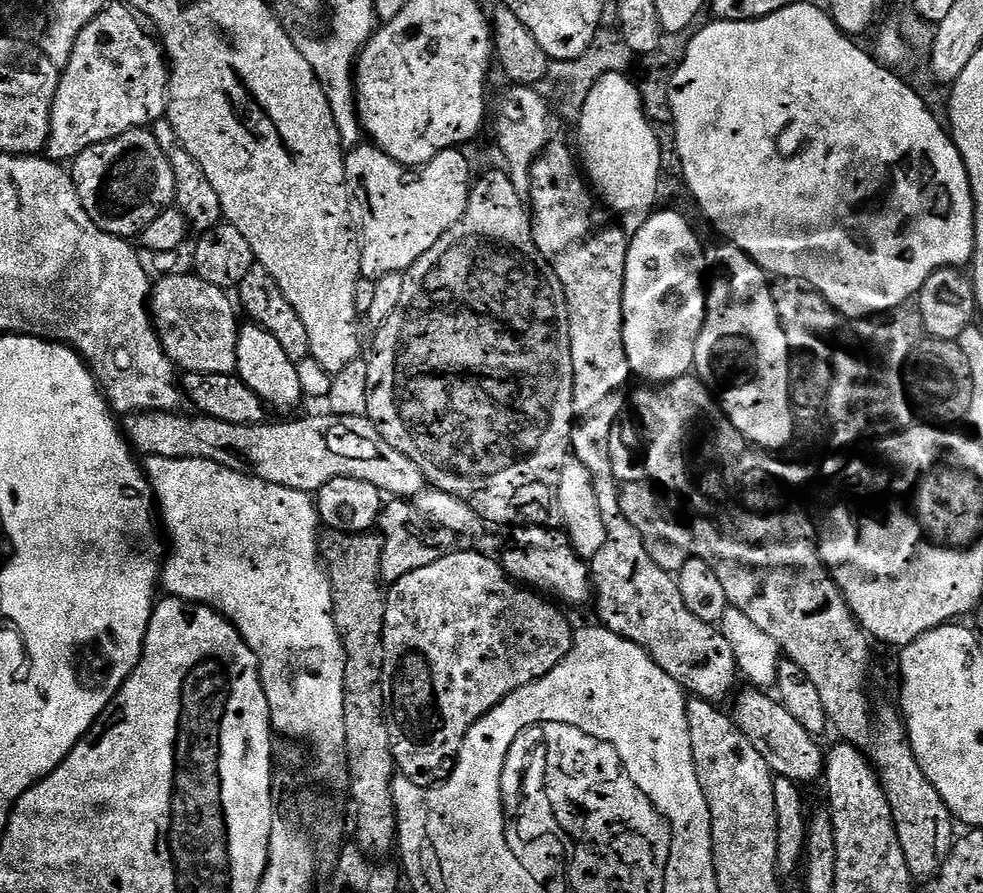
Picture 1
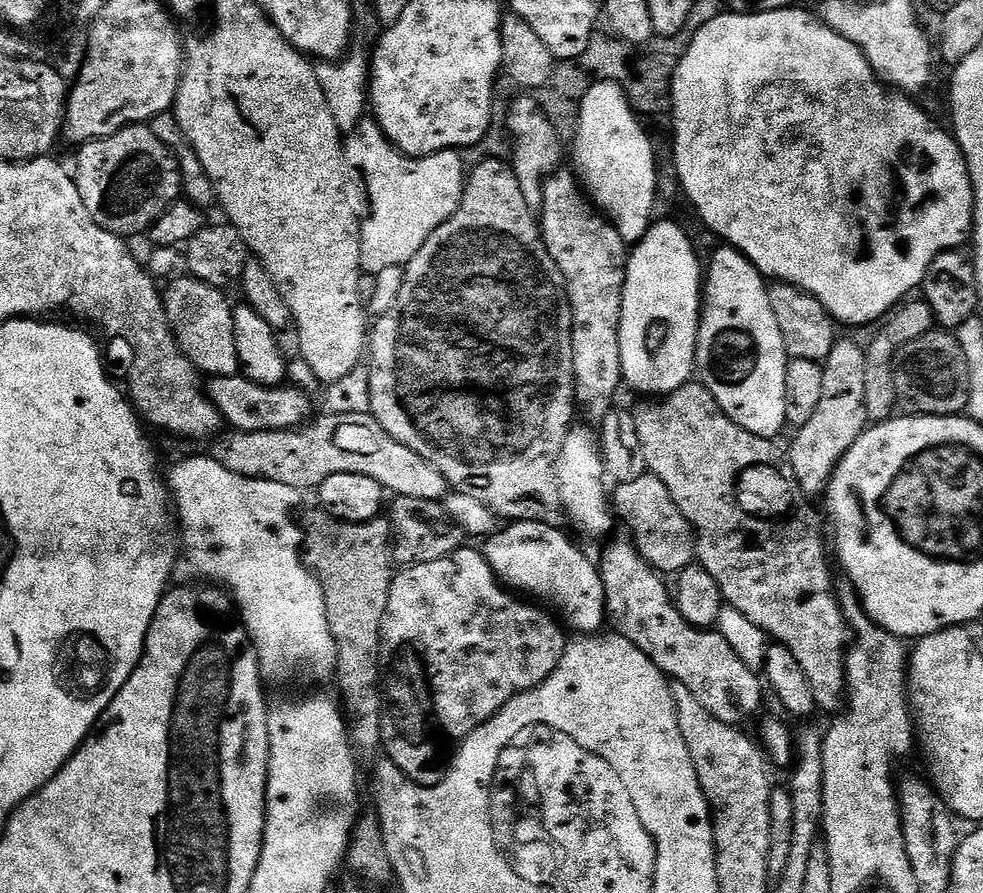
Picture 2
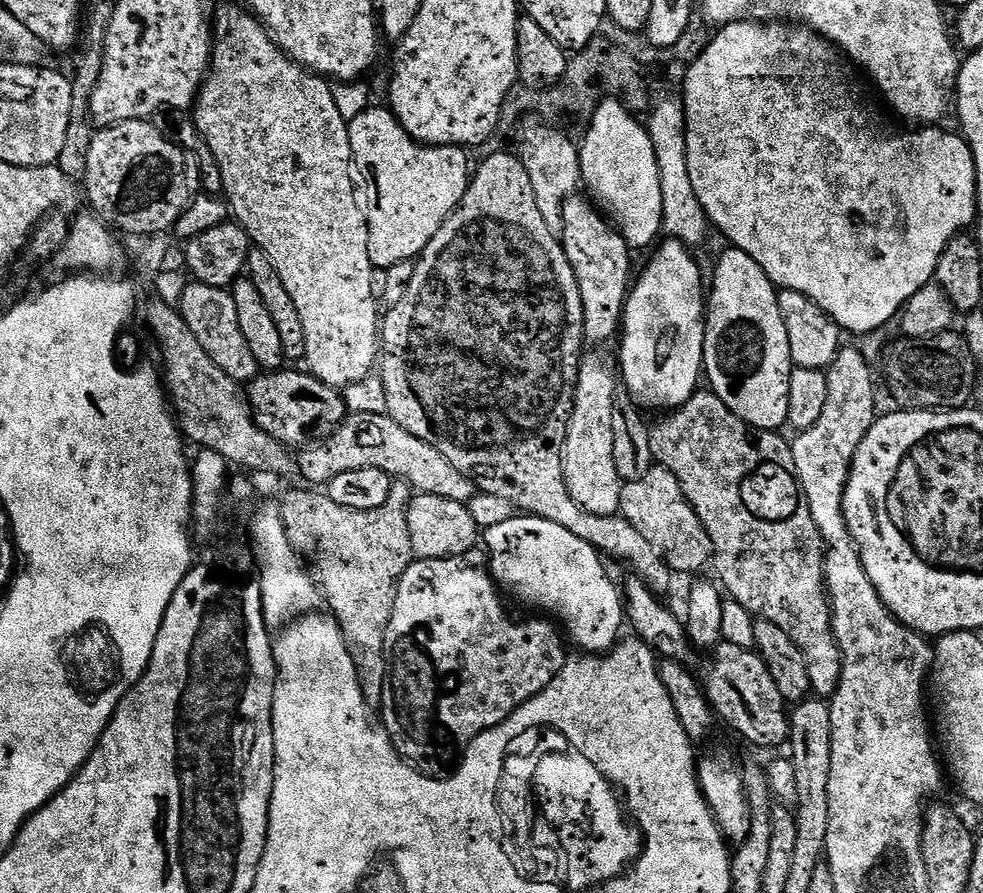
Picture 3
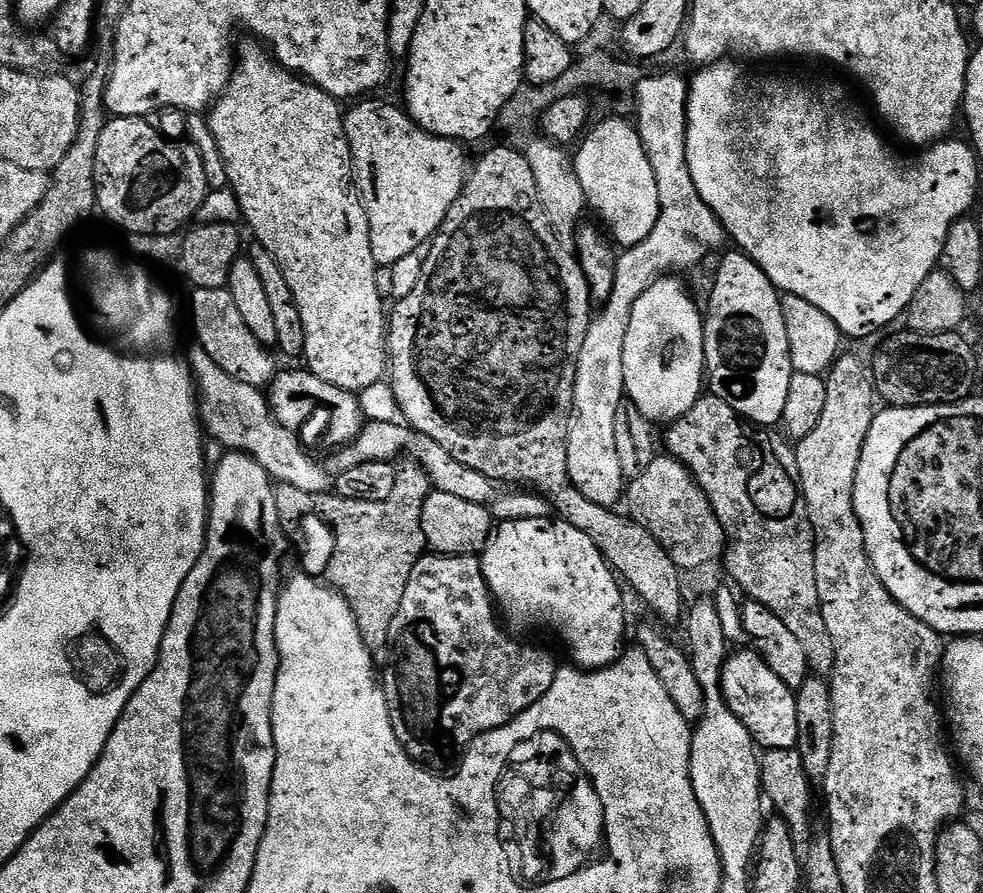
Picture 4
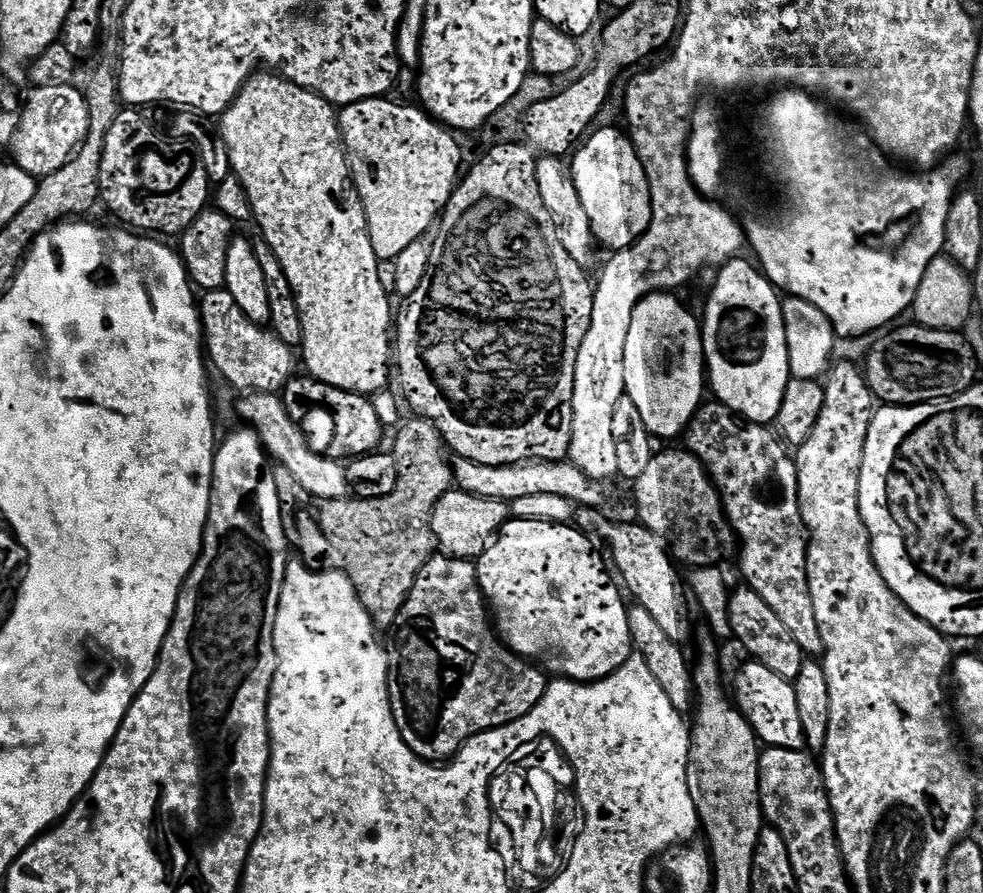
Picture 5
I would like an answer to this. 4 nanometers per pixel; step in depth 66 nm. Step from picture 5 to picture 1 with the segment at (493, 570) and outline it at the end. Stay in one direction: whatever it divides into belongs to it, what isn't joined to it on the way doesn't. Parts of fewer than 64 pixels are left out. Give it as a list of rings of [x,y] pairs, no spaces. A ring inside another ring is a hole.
[[[548,526],[517,527],[513,531],[516,533],[512,536],[512,545],[502,555],[505,572],[521,585],[531,586],[557,601],[584,604],[588,600],[589,603],[594,596],[589,565],[576,553],[571,540],[563,531],[551,532],[552,530]]]

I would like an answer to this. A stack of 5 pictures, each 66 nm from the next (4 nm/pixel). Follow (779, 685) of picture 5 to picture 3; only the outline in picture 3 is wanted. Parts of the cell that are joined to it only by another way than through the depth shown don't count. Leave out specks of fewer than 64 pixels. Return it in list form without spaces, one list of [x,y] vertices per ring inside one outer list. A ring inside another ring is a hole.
[[[727,642],[715,649],[716,661],[708,668],[702,688],[711,711],[720,715],[738,735],[760,748],[776,748],[789,739],[790,712],[759,651]]]

